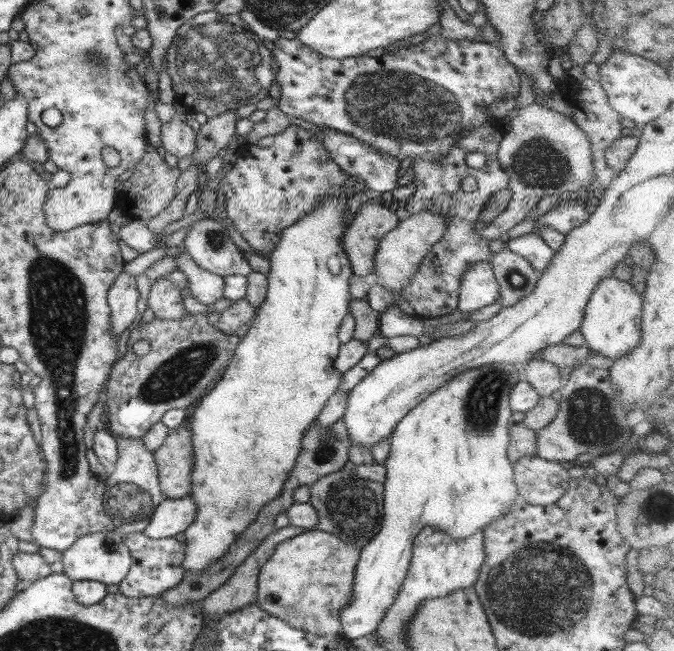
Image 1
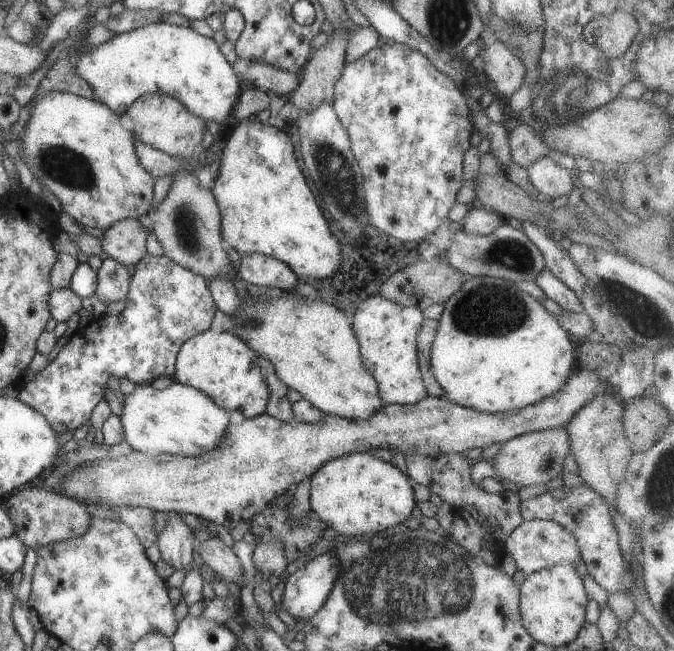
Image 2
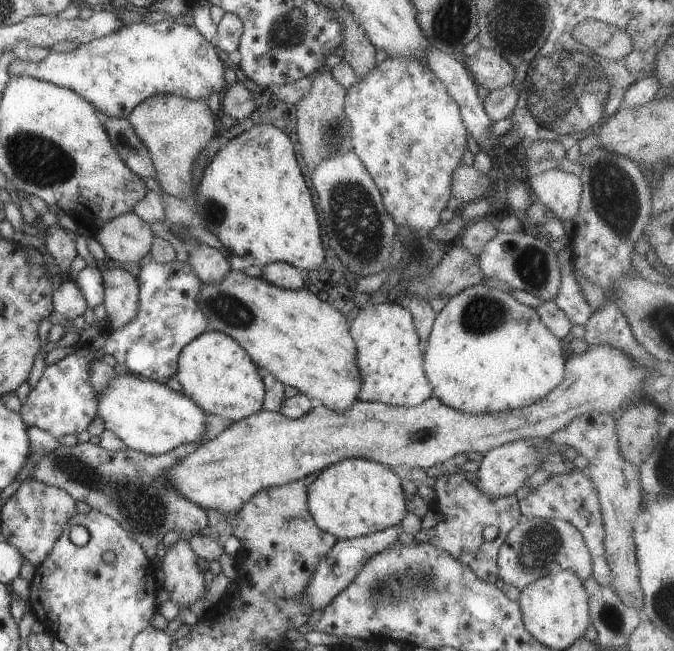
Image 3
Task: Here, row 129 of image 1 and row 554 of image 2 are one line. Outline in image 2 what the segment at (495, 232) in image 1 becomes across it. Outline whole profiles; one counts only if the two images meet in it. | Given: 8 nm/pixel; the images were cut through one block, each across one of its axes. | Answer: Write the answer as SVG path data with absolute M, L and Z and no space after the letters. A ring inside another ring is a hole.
M540 519L522 521L514 527L504 539L504 552L511 555L517 570L521 570L525 575L558 563L573 564L580 560L573 536L555 522Z

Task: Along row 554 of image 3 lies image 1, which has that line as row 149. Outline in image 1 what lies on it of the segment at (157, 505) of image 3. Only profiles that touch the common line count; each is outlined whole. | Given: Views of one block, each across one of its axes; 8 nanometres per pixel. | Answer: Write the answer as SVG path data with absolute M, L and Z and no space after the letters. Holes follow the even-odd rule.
M149 144L145 147L143 158L137 160L137 165L129 170L132 172L131 177L122 182L118 189L119 203L117 208L121 210L124 216L130 219L144 220L153 218L156 214L161 213L173 199L180 171L177 167L172 169L167 167L165 161L156 153L155 148Z

